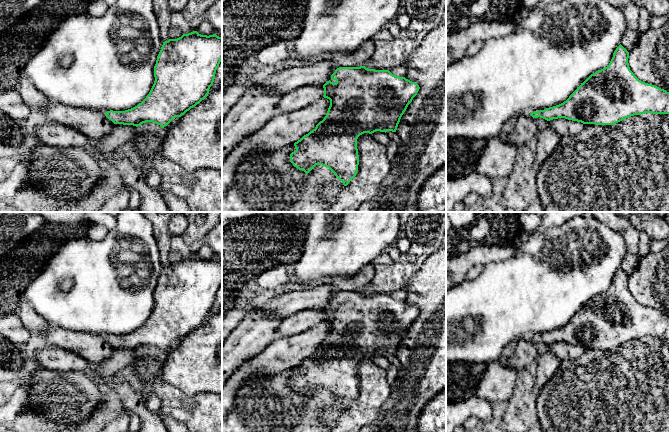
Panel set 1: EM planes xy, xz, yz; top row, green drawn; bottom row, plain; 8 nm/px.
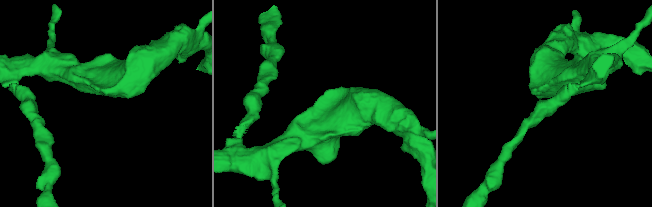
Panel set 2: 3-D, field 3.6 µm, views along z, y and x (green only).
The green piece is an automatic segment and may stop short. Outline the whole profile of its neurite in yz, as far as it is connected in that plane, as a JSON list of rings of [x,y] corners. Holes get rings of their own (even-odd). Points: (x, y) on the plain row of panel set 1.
[[[620,268],[609,289],[591,298],[563,327],[530,337],[547,345],[565,342],[583,348],[615,349],[634,339],[669,338],[669,316],[639,304],[630,294],[629,276]]]

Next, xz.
[[[339,291],[324,309],[324,322],[330,324],[326,340],[316,351],[294,367],[296,374],[290,378],[290,386],[299,394],[308,398],[316,389],[328,391],[344,410],[356,400],[359,389],[357,363],[364,357],[376,355],[396,356],[400,343],[408,329],[417,319],[420,311],[405,301],[393,299],[389,294],[368,293],[360,291]]]

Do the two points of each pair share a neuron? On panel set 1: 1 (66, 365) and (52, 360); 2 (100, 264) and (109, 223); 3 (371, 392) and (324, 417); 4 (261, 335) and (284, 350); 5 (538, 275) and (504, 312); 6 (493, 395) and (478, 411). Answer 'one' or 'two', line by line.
1: one
2: two
3: one
4: two
5: one
6: two

